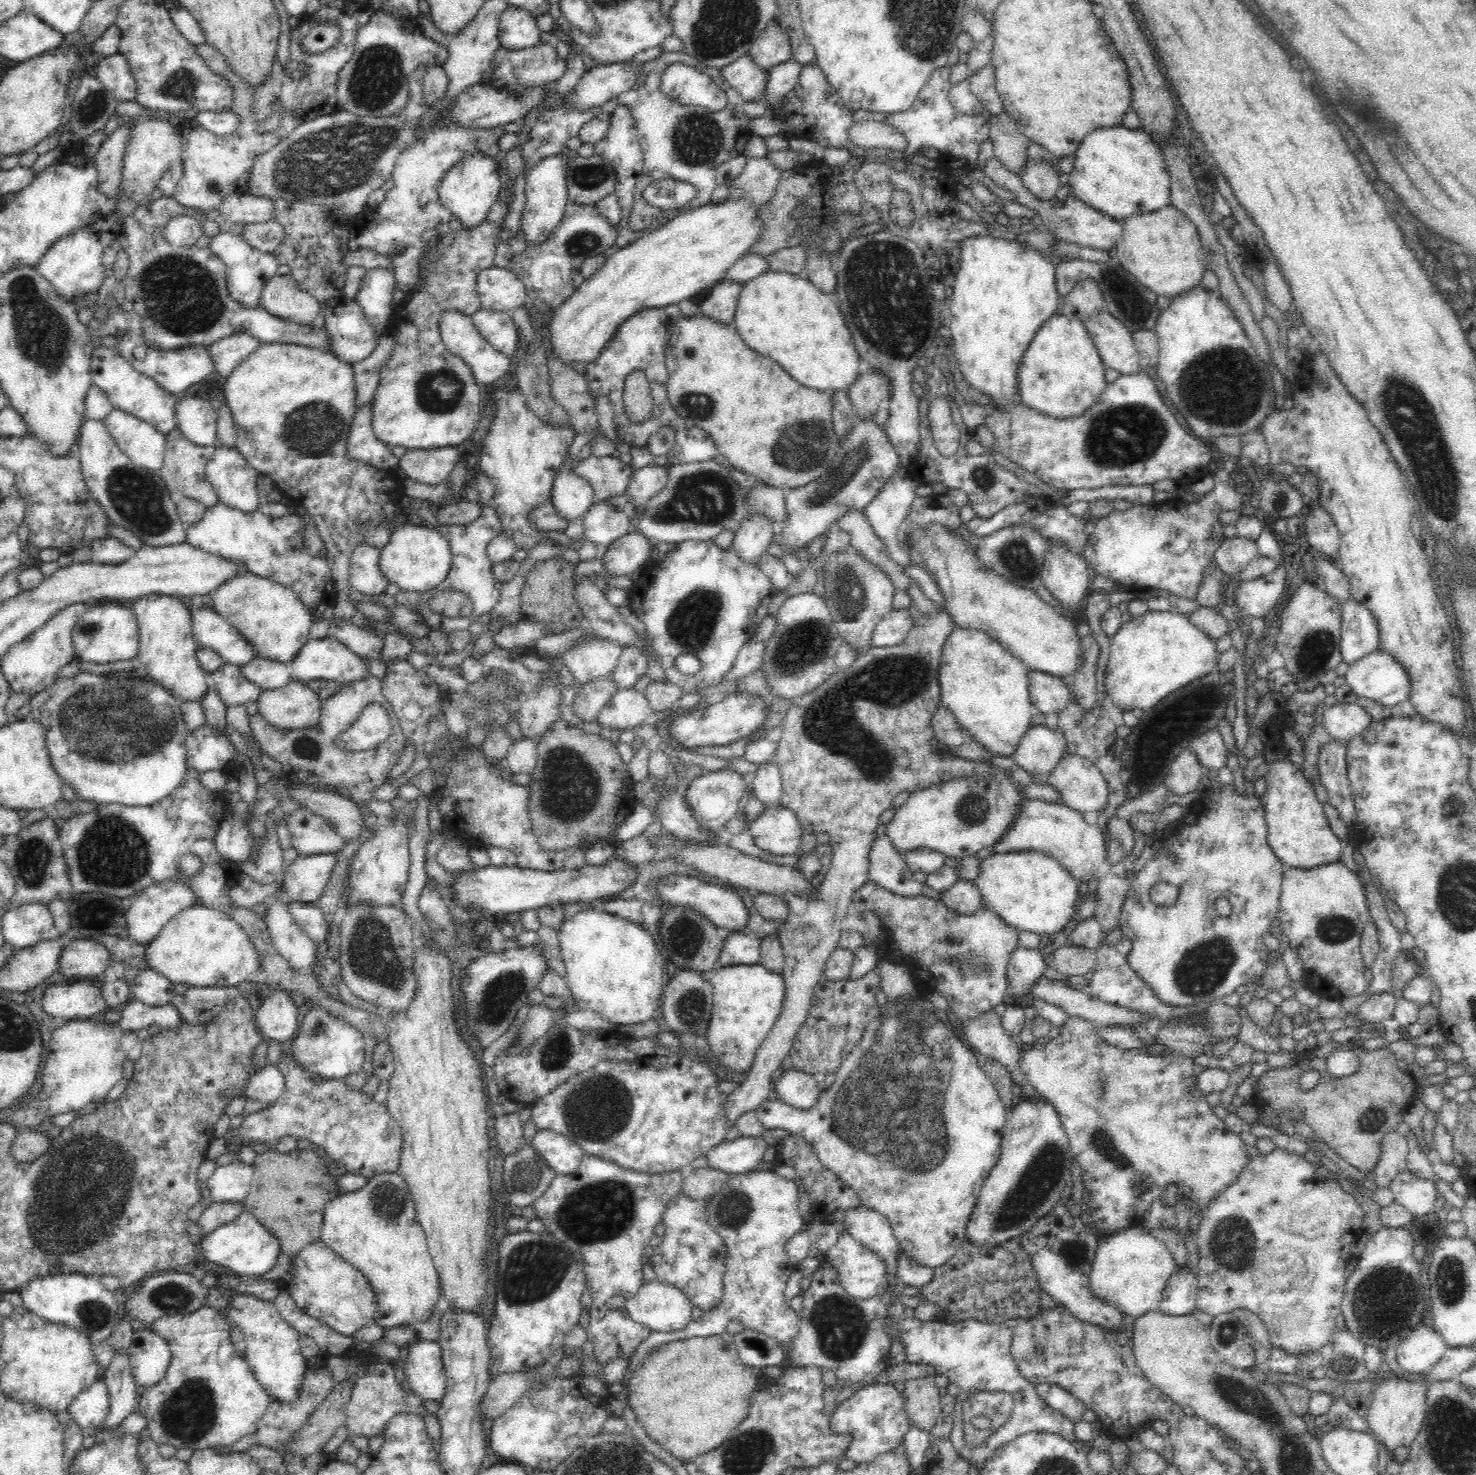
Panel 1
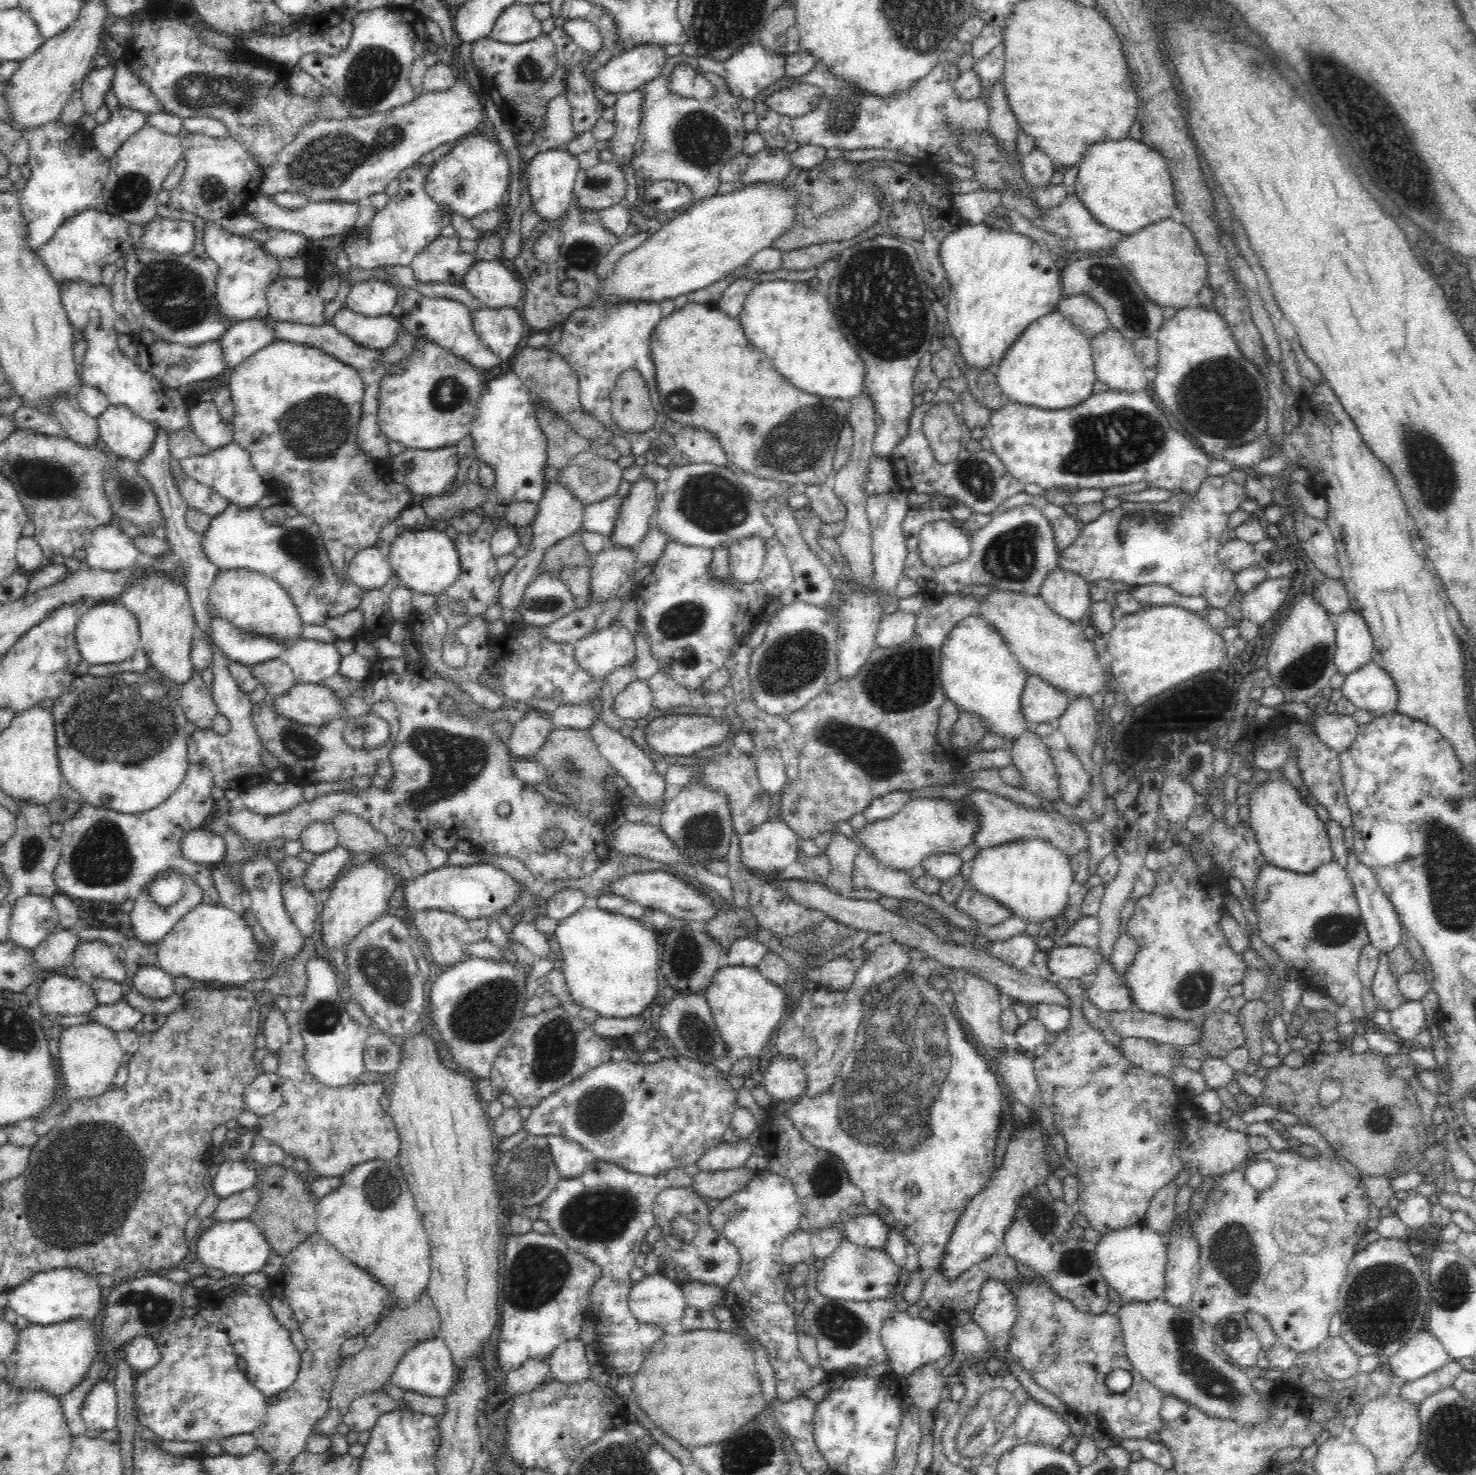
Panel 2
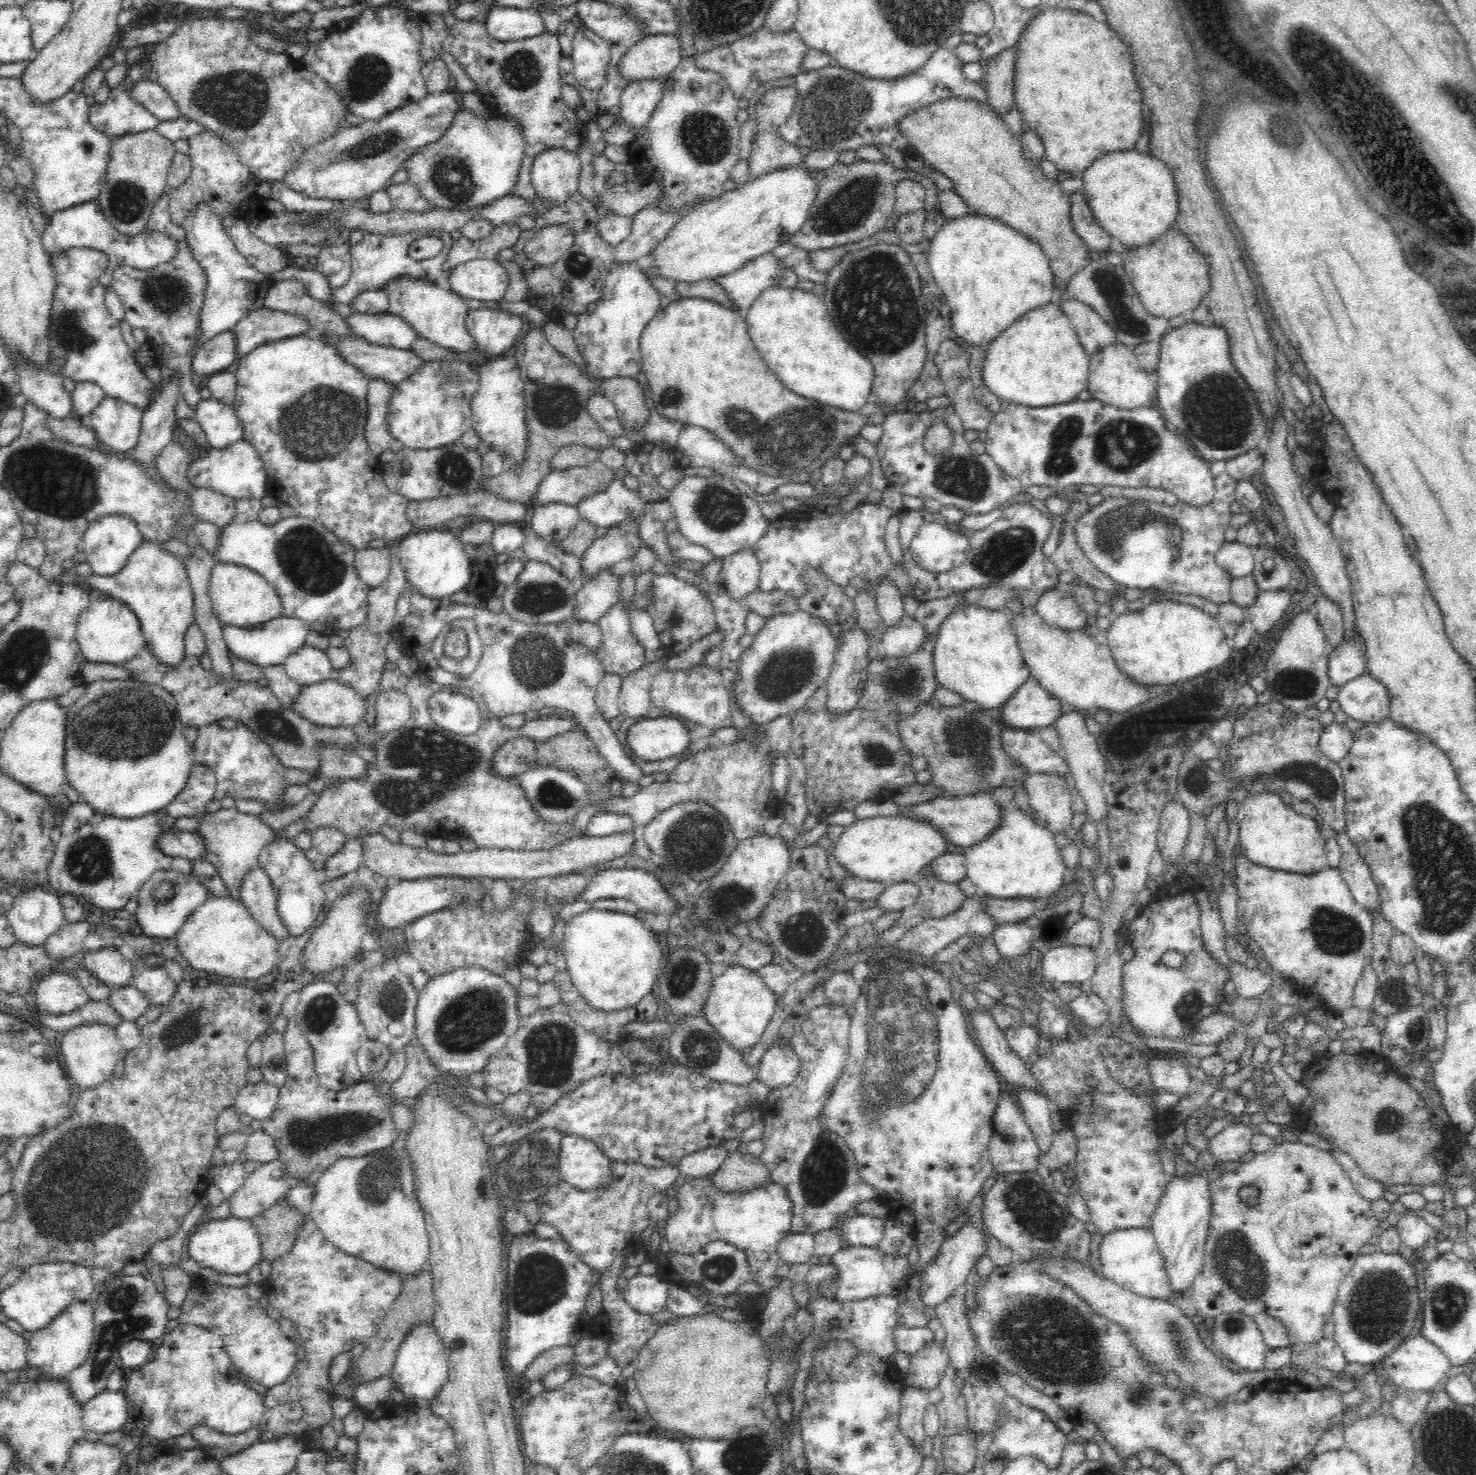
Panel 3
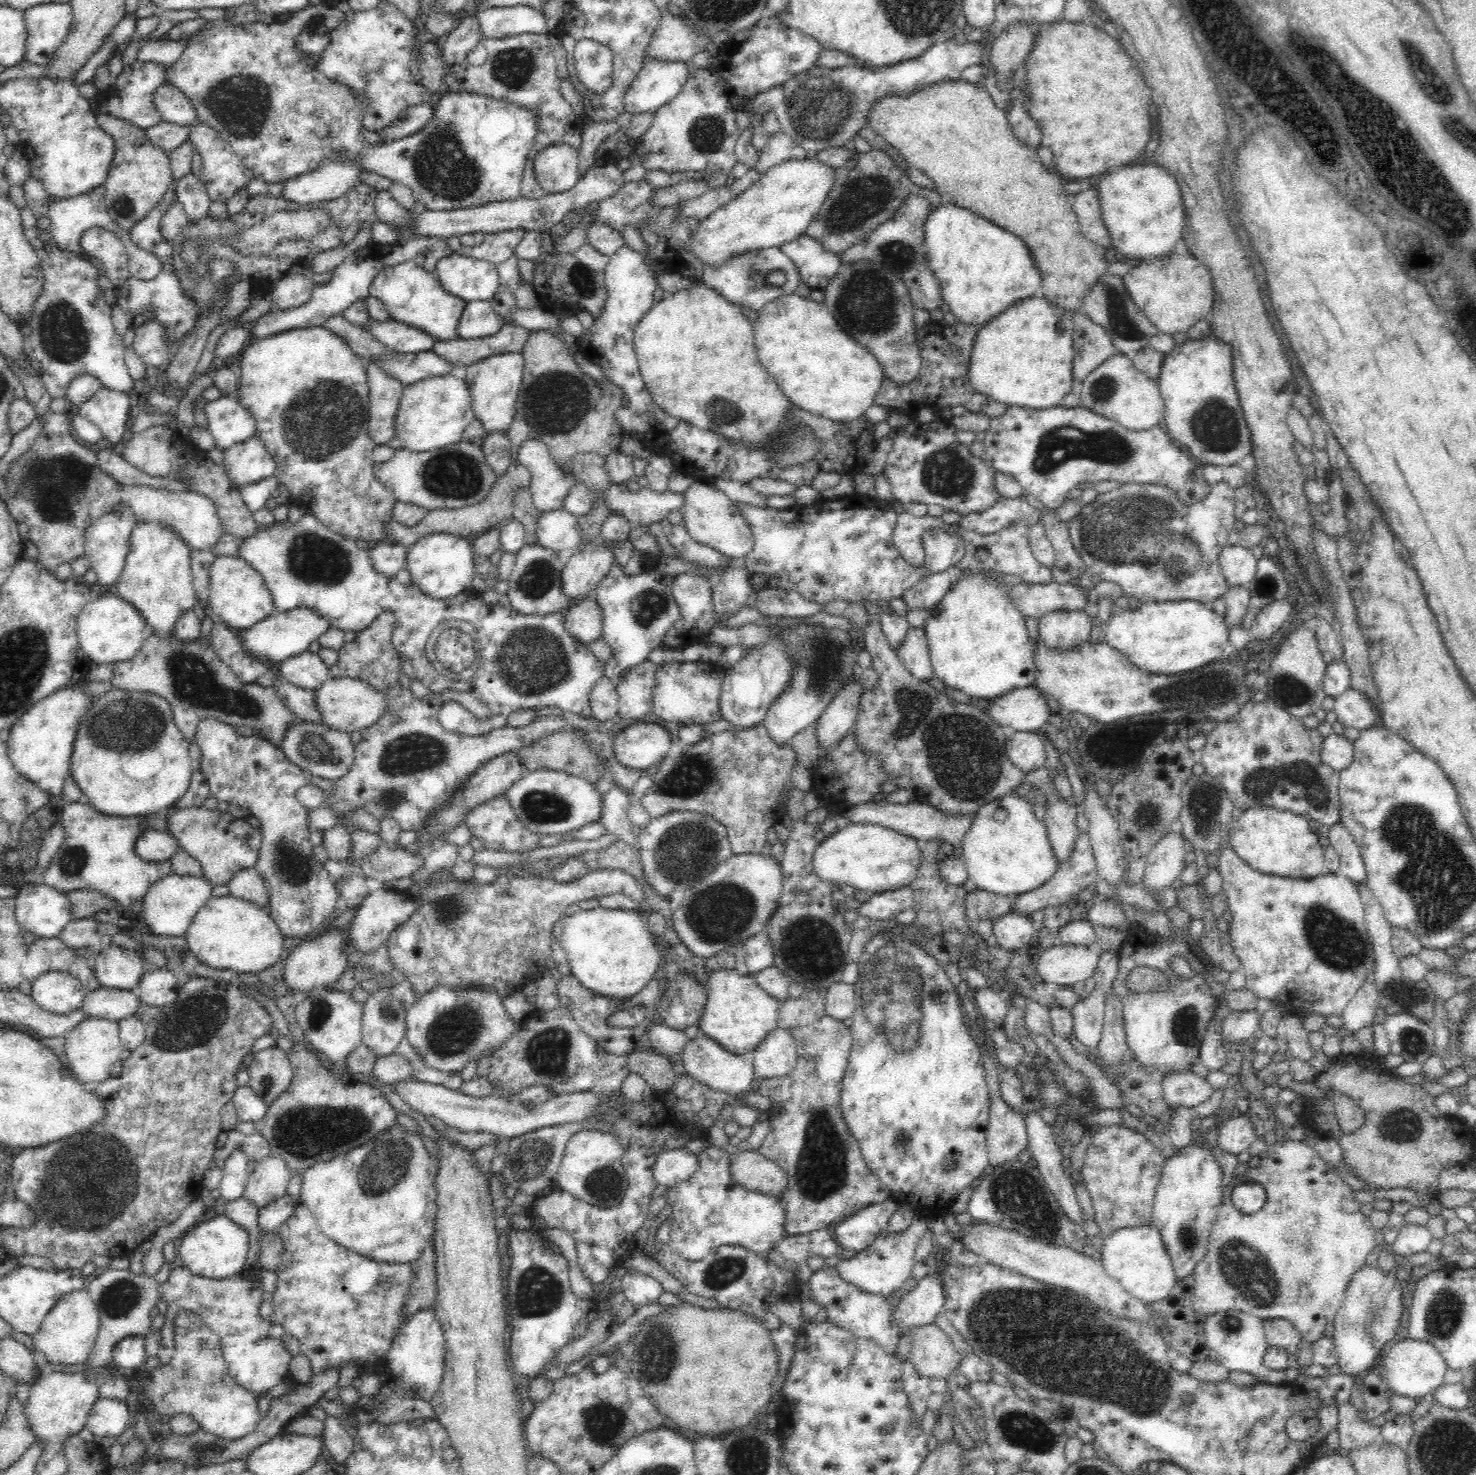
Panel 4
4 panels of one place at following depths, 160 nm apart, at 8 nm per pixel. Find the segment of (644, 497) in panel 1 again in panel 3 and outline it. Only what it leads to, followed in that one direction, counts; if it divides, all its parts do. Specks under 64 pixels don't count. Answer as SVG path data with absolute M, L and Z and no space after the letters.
M628 517L623 523L611 527L608 532L598 537L580 556L580 567L586 578L592 577L602 569L612 568L620 561L626 562L638 552L643 540L638 535L640 520Z

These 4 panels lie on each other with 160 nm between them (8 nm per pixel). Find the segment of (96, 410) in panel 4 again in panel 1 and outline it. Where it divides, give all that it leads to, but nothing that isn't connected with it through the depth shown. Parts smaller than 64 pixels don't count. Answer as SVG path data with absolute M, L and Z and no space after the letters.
M114 407L102 423L134 465L154 472L162 469L167 452L165 434L118 407Z

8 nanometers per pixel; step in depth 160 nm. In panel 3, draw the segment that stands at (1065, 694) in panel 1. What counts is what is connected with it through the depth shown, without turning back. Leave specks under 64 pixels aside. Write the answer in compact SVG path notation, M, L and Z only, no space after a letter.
M1030 677L999 710L1004 726L1035 731L1050 726L1065 709L1056 696Z

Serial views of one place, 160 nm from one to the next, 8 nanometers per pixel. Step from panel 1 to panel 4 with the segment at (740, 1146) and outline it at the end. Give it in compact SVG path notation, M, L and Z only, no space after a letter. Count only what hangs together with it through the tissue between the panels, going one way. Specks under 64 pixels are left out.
M683 1147L664 1149L656 1154L651 1169L656 1186L672 1187L688 1180L698 1170L698 1159Z

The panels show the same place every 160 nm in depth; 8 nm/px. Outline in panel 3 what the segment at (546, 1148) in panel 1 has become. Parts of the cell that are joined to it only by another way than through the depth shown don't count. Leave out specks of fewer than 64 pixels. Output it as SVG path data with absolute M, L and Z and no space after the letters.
M564 1135L560 1148L562 1181L580 1191L589 1191L605 1187L612 1180L614 1160L607 1158L595 1142L578 1135Z

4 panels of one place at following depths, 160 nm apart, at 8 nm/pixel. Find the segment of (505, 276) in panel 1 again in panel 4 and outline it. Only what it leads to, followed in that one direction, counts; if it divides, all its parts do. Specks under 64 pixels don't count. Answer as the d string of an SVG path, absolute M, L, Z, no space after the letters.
M450 253L436 263L434 274L442 288L466 302L490 300L498 290L496 265L462 253Z

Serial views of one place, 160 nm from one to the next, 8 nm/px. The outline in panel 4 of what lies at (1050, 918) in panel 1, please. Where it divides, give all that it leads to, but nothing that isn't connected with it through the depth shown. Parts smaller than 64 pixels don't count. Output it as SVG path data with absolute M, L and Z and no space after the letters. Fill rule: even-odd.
M1011 791L1007 796L989 802L974 812L974 816L972 828L962 840L960 855L964 860L969 880L978 889L1002 896L1021 895L1042 887L1049 879L1052 879L1059 868L1059 862L1057 862L1056 855L1052 851L1046 826L1044 822L1036 819L1033 805L1019 796L1016 791ZM999 809L1006 811L1006 818L1001 821L994 818L994 814Z

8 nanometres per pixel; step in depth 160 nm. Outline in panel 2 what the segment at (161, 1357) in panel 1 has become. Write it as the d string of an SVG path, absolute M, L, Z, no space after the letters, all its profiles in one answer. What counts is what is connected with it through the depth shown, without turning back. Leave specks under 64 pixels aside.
M136 1336L123 1346L128 1365L135 1372L148 1371L159 1363L161 1355L154 1336Z

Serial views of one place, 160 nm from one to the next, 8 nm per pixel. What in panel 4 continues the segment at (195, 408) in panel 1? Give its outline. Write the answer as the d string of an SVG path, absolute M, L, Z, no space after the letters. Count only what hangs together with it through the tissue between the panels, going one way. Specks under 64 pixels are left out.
M222 396L213 402L208 401L204 412L210 434L223 452L254 435L255 419L237 398Z

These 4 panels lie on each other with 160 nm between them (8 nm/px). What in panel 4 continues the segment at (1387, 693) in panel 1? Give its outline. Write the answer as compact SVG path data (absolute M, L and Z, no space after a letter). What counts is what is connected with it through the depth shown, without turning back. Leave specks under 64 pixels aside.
M1348 689L1345 693L1335 698L1333 711L1337 721L1345 728L1357 728L1358 730L1370 729L1376 722L1376 709L1360 691Z

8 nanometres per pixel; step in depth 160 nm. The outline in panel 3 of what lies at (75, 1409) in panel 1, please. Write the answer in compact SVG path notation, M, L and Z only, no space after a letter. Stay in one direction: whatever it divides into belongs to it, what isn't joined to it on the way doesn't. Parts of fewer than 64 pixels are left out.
M120 1391L96 1393L83 1405L82 1425L85 1431L94 1431L98 1434L123 1430L128 1418L128 1402L125 1394Z

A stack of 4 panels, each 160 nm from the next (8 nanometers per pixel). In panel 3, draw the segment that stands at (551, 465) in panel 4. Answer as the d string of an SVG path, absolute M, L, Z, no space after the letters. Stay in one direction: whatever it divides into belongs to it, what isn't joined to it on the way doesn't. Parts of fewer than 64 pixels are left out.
M596 460L584 468L574 466L565 470L551 468L548 476L538 484L530 507L550 503L577 505L584 496L604 492L615 473Z

